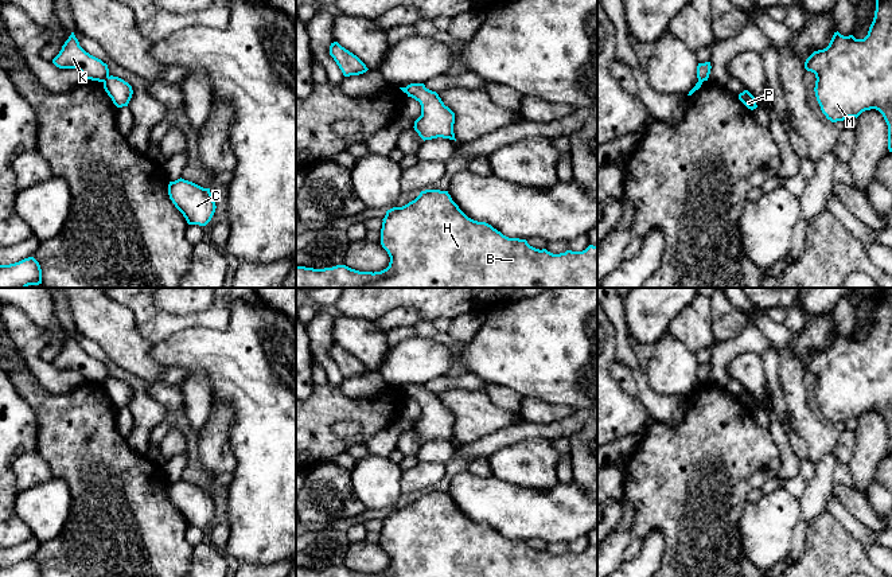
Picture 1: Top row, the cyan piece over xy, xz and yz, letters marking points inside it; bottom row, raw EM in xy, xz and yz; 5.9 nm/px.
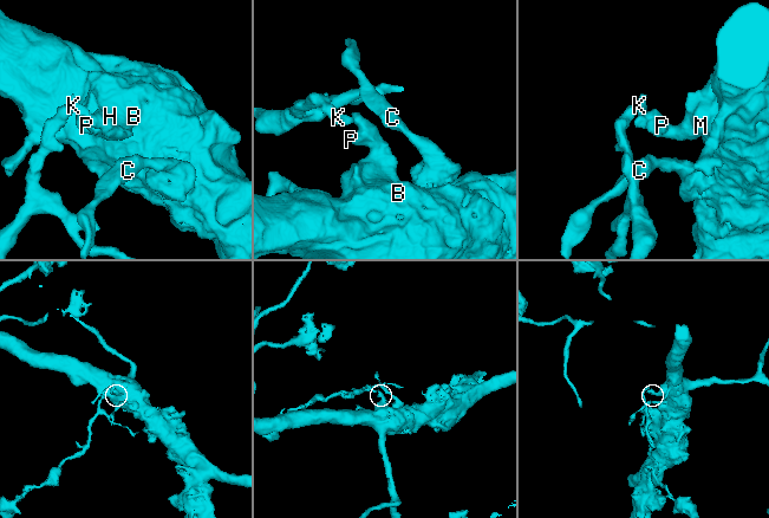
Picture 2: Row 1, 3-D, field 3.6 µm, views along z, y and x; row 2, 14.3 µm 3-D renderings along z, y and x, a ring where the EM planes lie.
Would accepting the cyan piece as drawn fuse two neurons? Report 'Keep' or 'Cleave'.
Cleave

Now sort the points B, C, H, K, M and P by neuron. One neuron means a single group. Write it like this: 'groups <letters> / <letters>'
groups B C H M P / K

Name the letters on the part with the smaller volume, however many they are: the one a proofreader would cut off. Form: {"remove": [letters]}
{"remove": ["K"]}

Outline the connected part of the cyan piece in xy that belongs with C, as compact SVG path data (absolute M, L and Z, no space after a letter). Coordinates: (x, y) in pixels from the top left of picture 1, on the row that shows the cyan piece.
M182 178L170 182L168 195L188 225L206 226L217 208L210 188L203 188Z

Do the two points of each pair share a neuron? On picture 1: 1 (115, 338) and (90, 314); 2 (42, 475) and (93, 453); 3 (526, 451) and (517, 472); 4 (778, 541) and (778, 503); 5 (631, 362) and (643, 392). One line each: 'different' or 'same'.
1: same
2: different
3: same
4: same
5: same

